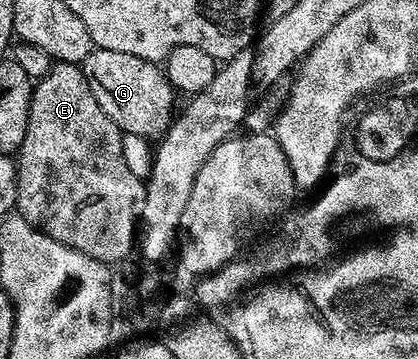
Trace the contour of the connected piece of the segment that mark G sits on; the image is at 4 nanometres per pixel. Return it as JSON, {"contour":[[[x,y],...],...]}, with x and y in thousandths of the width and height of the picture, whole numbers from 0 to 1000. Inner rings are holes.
{"contour":[[[227,131],[201,159],[194,184],[222,270],[232,270],[232,292],[251,304],[297,376],[335,376],[361,393],[409,351],[423,256],[380,175],[318,159],[318,148],[270,148],[270,136]]]}

